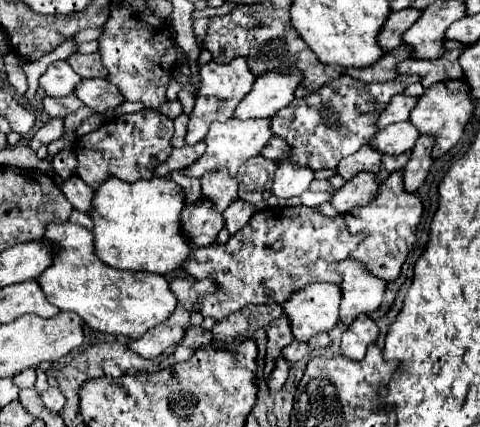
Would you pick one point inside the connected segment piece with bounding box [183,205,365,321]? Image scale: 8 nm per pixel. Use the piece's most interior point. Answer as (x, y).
(281, 249)

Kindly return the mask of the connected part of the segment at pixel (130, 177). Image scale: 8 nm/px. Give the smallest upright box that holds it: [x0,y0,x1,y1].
[77,109,173,189]

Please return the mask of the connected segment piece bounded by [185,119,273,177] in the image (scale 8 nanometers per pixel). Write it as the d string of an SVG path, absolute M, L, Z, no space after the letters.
M229 119L227 123L211 123L211 129L205 137L207 143L207 151L195 161L191 163L185 171L191 177L201 177L205 171L215 171L221 167L227 167L231 175L237 173L237 169L251 157L259 155L261 149L265 147L265 143L269 143L271 139L271 131L269 131L269 119Z

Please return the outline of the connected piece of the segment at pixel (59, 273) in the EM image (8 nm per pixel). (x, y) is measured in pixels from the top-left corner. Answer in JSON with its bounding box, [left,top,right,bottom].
[37,221,177,339]

